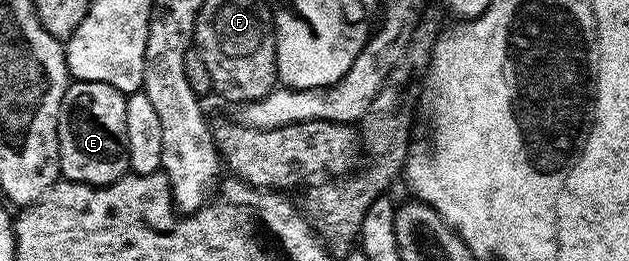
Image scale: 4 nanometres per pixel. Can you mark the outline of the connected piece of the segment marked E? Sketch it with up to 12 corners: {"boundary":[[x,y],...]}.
{"boundary":[[73,80],[57,119],[61,176],[130,171],[127,96]]}

